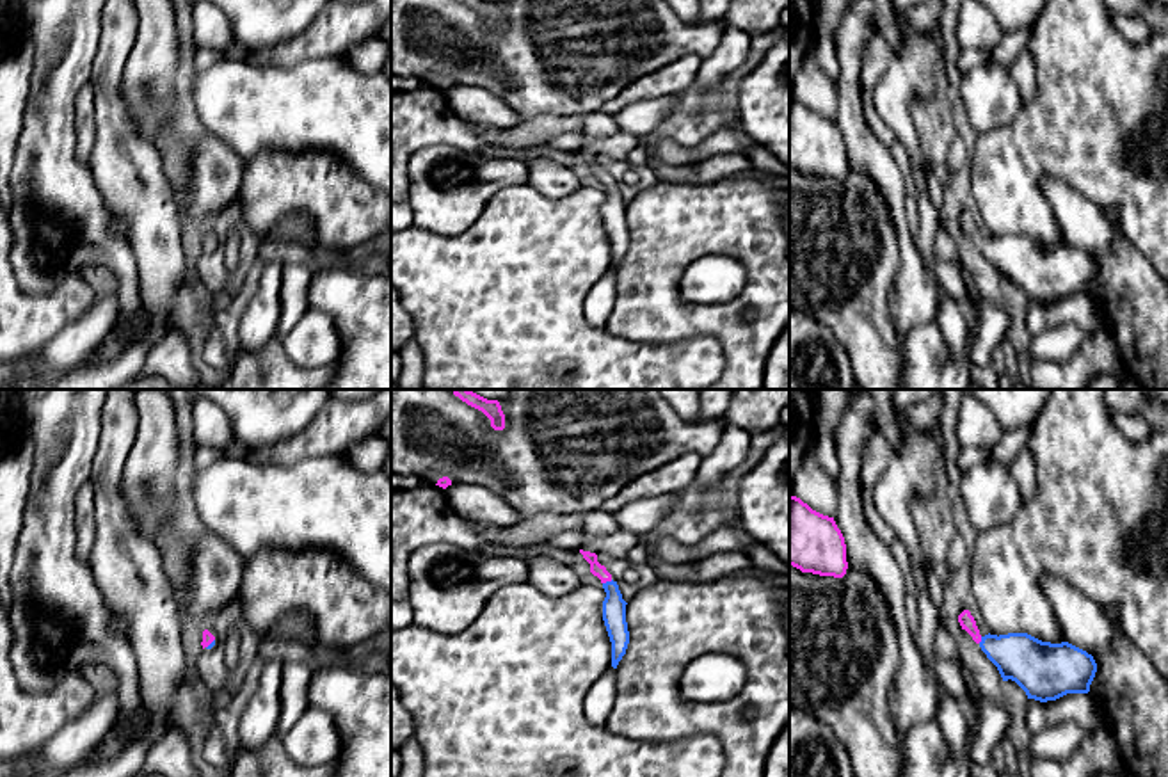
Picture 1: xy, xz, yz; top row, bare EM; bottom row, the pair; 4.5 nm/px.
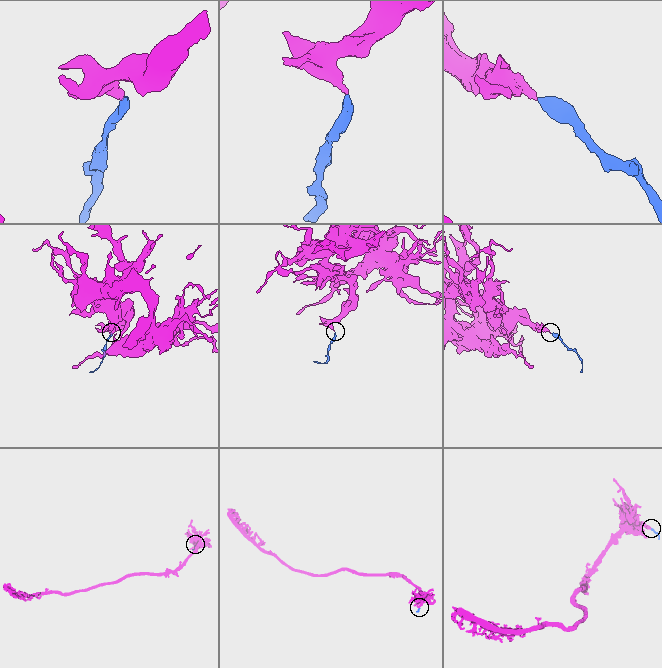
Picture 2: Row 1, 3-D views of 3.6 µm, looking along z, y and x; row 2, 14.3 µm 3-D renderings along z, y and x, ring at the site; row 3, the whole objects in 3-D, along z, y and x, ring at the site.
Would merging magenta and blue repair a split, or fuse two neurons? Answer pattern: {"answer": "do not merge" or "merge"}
{"answer": "merge"}

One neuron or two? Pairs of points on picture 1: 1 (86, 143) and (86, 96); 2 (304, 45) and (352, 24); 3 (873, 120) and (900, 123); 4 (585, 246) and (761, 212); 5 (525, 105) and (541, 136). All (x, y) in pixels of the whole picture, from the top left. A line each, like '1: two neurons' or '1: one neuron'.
1: one neuron
2: one neuron
3: two neurons
4: two neurons
5: two neurons

